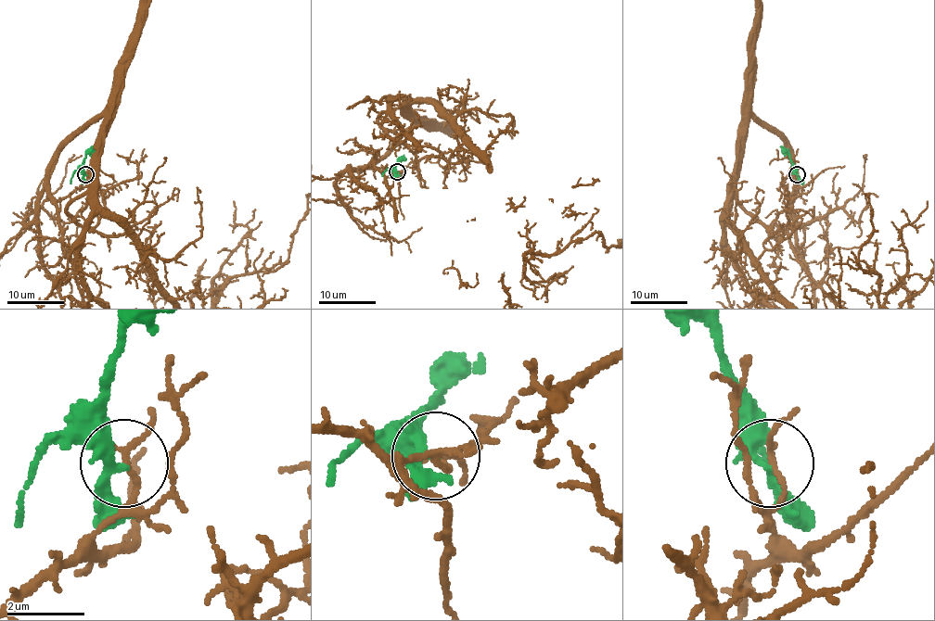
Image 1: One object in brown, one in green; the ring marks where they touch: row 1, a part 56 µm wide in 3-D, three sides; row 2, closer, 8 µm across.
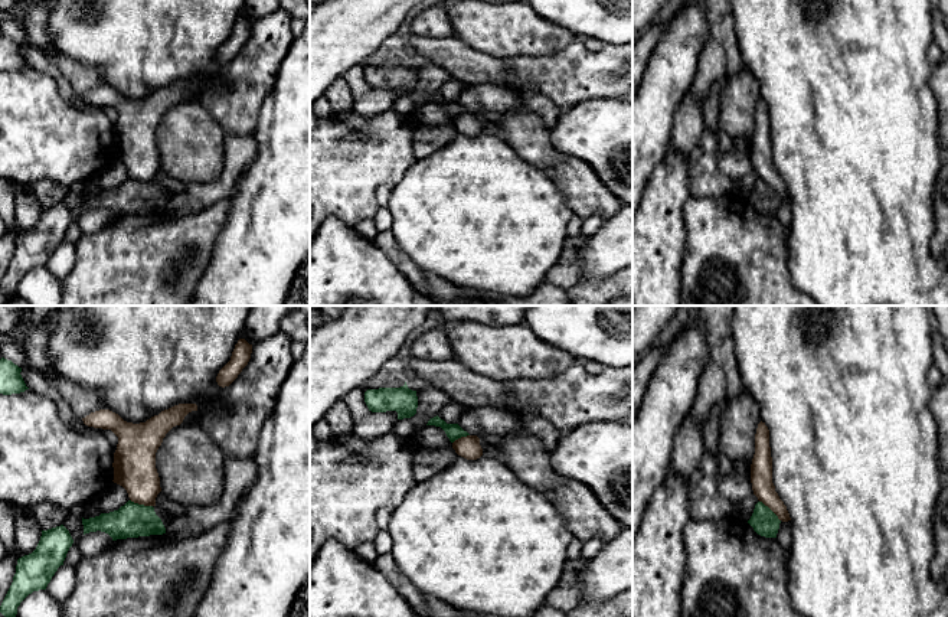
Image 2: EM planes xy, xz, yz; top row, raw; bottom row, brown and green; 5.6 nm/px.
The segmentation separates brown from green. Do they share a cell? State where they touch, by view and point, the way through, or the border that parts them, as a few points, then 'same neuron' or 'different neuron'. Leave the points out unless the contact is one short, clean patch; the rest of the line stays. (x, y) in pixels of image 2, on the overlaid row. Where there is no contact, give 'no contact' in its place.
contact xy (141, 503); border xy (130, 499), (151, 506); different neuron

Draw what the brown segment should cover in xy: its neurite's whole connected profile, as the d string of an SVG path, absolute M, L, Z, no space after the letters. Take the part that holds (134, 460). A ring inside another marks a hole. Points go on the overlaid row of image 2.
M179 404L146 422L133 424L109 409L99 409L82 421L88 427L111 430L118 437L112 481L127 490L131 502L156 506L156 497L161 492L156 453L166 434L192 411L197 411L196 404Z

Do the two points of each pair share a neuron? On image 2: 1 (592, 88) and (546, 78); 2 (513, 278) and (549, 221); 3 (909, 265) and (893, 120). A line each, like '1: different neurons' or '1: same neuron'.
1: same neuron
2: same neuron
3: same neuron

